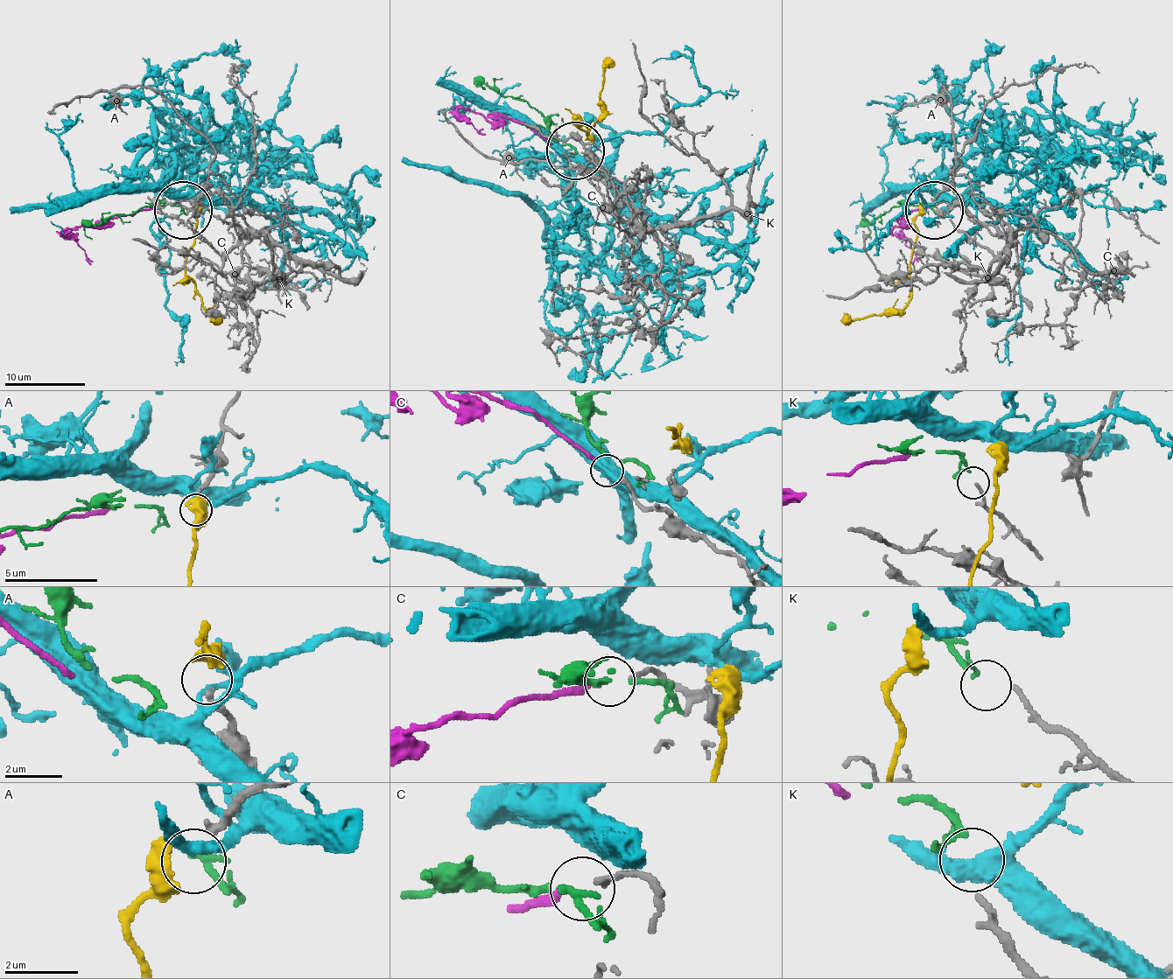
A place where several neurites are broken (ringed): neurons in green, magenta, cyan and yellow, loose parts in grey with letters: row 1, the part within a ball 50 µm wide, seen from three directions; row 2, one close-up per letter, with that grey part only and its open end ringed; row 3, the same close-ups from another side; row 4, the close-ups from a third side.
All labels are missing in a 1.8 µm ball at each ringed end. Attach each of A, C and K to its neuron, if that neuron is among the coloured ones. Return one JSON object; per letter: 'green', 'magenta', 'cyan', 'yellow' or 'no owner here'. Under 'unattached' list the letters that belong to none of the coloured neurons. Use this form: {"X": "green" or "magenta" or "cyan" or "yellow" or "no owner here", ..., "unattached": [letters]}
{"A": "yellow", "C": "magenta", "K": "green", "unattached": []}

